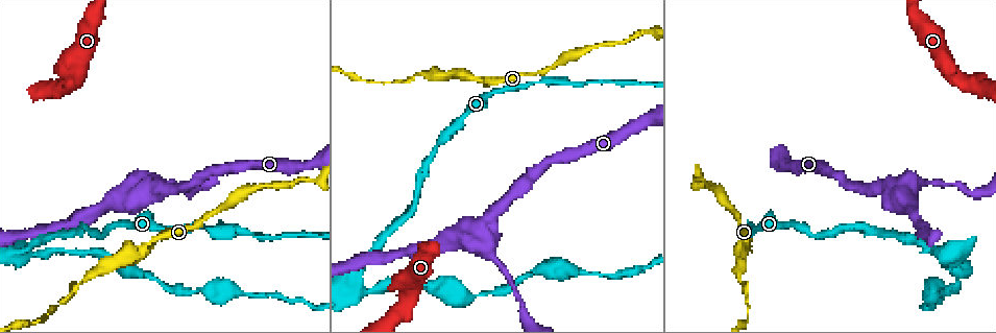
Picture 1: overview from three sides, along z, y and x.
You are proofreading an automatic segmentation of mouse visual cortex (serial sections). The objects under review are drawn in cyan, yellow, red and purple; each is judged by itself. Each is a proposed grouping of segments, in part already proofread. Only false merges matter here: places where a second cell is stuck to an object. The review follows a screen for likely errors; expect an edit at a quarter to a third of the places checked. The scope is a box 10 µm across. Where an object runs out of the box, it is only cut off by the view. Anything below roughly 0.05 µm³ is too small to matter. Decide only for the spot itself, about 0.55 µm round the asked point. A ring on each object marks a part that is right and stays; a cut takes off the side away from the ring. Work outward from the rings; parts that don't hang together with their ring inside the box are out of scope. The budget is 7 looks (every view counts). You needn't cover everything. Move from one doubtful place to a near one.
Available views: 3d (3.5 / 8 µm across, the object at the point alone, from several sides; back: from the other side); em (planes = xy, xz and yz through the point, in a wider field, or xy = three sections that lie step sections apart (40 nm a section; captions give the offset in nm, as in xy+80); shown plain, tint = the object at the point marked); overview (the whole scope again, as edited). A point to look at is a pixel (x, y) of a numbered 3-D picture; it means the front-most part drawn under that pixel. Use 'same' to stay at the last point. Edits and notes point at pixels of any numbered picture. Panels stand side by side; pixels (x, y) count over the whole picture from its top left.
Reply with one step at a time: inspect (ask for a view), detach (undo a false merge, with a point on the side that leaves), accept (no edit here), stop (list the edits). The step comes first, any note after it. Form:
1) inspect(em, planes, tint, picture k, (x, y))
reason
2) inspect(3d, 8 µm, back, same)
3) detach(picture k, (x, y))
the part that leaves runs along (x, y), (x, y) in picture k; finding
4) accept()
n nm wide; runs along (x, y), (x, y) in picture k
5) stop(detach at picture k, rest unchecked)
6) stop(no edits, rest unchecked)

inspect(3d, 3.5 µm, picture 1, (147, 249))
a narrow waist

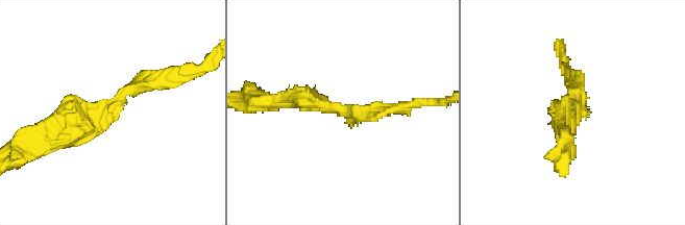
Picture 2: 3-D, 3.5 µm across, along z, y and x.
inspect(em, xy, step 1, tint, picture 2, (577, 110))

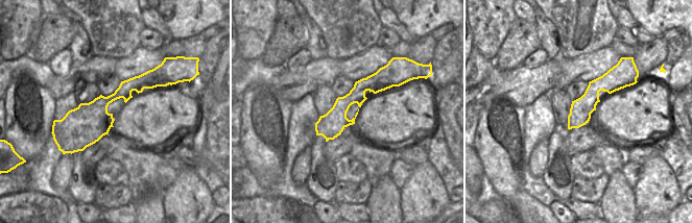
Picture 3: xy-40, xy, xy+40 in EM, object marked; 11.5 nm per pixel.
accept()
continuous, no second cell

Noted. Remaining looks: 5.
inspect(3d, 3.5 µm, back, picture 1, (17, 255))
a narrow waist

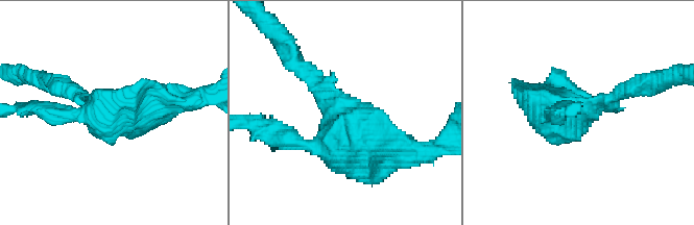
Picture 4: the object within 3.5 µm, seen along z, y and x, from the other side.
inspect(em, planes, tint, picture 4, (342, 129))
need the tissue

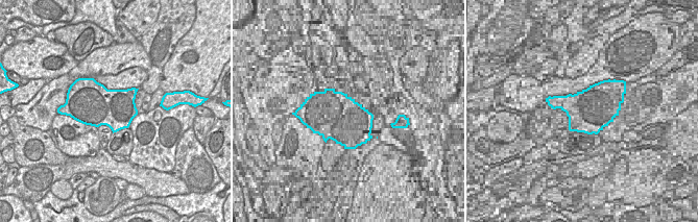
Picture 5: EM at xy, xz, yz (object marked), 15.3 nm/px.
inspect(em, xy, step 1, tint, same)
another direction

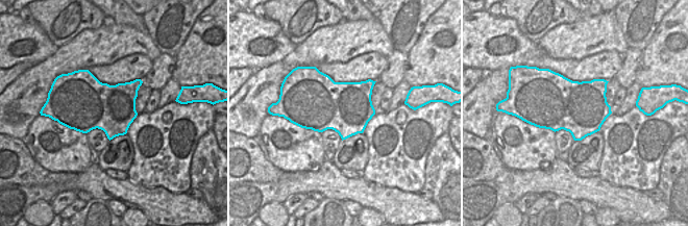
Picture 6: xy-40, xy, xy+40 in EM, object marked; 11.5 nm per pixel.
accept()
600 nm wide; runs along (619, 93), (583, 111), (557, 111) in picture 4; one cell here

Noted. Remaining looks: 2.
inspect(3d, 8 µm, picture 1, (430, 289))

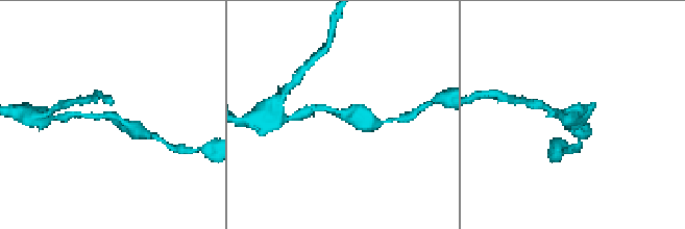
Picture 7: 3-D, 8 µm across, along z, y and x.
inspect(em, xy, step 1, tint, same)
now the EM

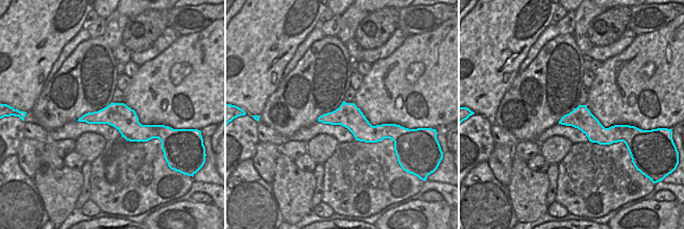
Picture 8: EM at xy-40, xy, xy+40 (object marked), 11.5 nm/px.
accept()
280 nm wide; runs along (83, 119), (121, 118), (150, 131) in picture 8; all the same cell

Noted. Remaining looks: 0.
stop(no edits, rest unchecked)

